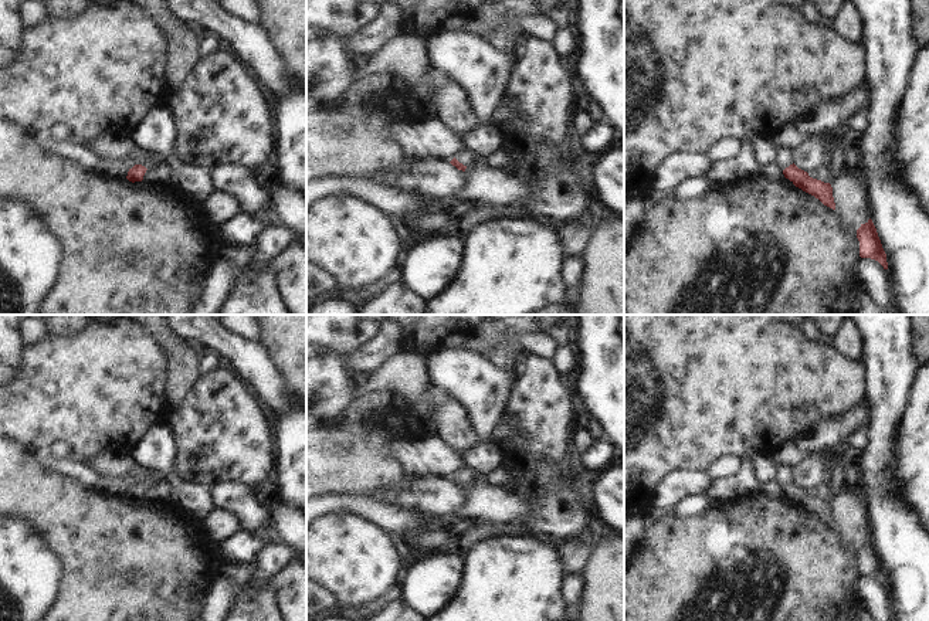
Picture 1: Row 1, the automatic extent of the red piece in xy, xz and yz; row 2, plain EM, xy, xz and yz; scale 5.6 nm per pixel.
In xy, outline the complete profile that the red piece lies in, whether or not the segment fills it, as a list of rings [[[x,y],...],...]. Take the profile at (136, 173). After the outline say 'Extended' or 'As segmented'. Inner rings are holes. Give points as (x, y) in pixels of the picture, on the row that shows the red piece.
[[[104,132],[89,142],[91,147],[102,157],[112,160],[135,159],[138,163],[129,169],[126,179],[132,183],[142,181],[148,169],[162,159],[142,149],[130,136]]]. Extended

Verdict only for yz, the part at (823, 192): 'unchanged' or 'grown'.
grown

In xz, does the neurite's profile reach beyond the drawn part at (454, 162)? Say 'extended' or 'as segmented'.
extended

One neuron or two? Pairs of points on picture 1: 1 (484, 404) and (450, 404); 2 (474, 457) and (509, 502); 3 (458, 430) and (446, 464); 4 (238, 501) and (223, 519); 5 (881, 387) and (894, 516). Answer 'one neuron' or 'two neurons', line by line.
1: two neurons
2: two neurons
3: two neurons
4: two neurons
5: one neuron

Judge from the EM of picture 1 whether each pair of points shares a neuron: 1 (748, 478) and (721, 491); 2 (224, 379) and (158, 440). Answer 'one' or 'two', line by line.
1: one
2: two

